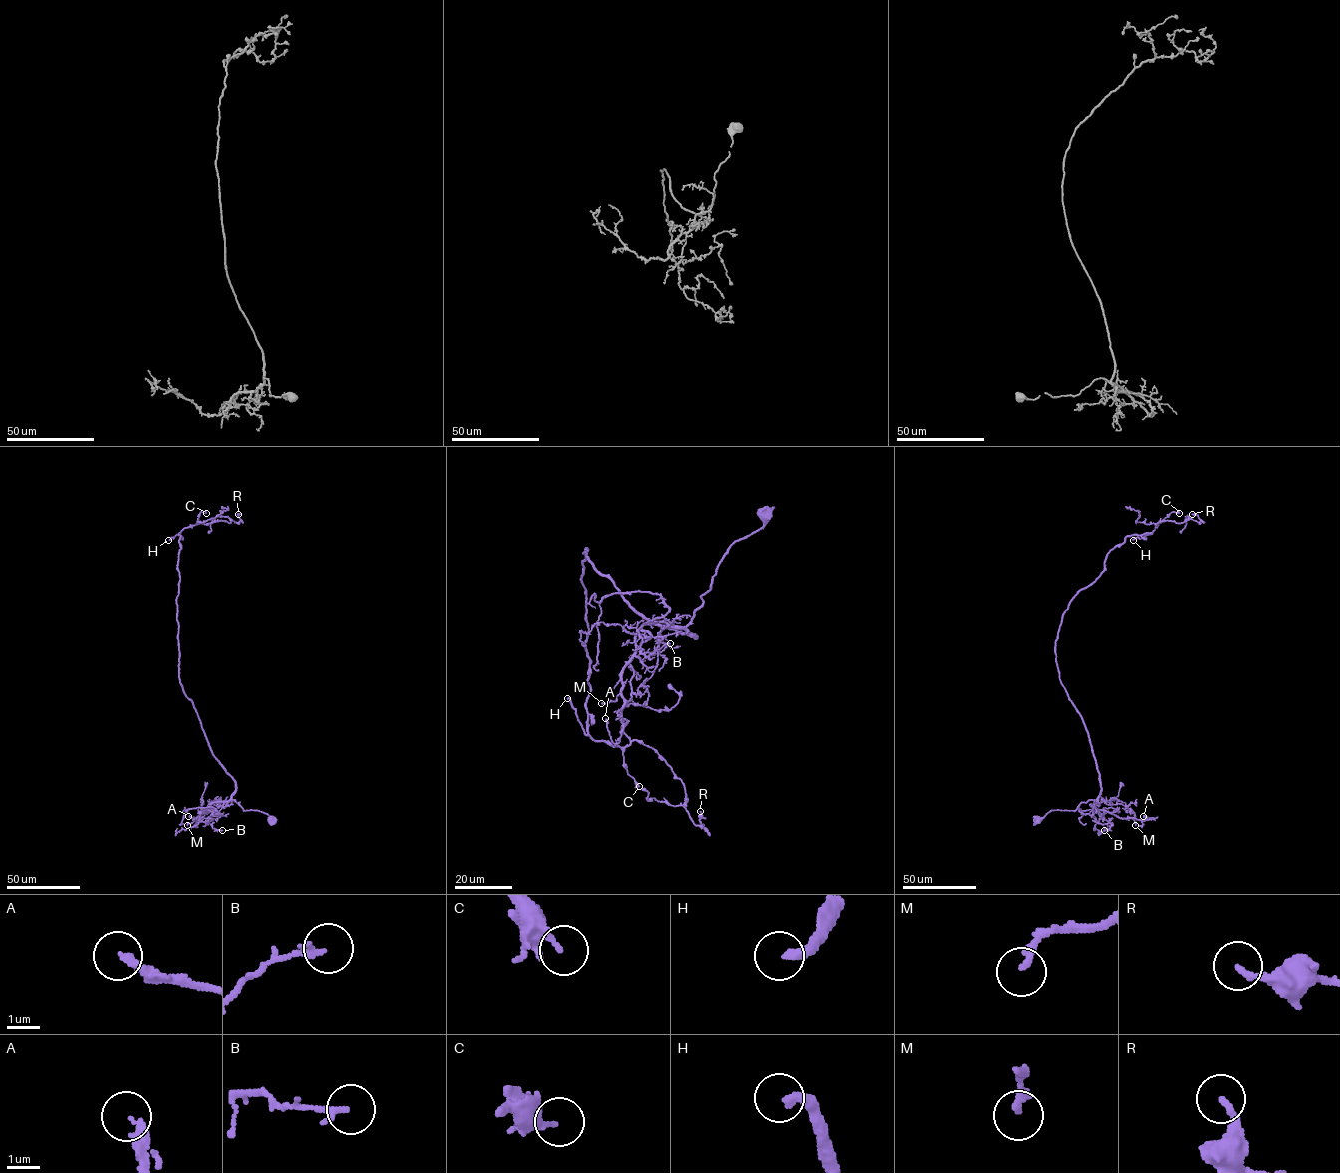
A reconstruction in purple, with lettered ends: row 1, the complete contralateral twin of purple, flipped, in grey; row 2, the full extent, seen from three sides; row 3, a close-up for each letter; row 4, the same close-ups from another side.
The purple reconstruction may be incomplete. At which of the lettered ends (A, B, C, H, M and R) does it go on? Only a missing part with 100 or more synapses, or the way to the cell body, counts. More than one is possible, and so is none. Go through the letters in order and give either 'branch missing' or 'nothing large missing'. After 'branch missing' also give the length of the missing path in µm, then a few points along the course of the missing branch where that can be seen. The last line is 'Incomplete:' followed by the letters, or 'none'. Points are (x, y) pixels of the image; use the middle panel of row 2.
A: nothing large missing
B: nothing large missing
C: nothing large missing
H: branch missing | 100 µm
M: nothing large missing
R: nothing large missing
Incomplete: H

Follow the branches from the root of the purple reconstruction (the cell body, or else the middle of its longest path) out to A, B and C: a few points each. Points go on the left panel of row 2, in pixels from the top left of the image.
A: (271, 821), (261, 811), (244, 810), (234, 800), (212, 802), (197, 821), (188, 816)
B: (271, 821), (261, 811), (244, 810), (234, 800), (212, 802), (207, 821), (222, 830)
C: (271, 821), (231, 799), (235, 780), (214, 755), (179, 679), (178, 534), (206, 513)

